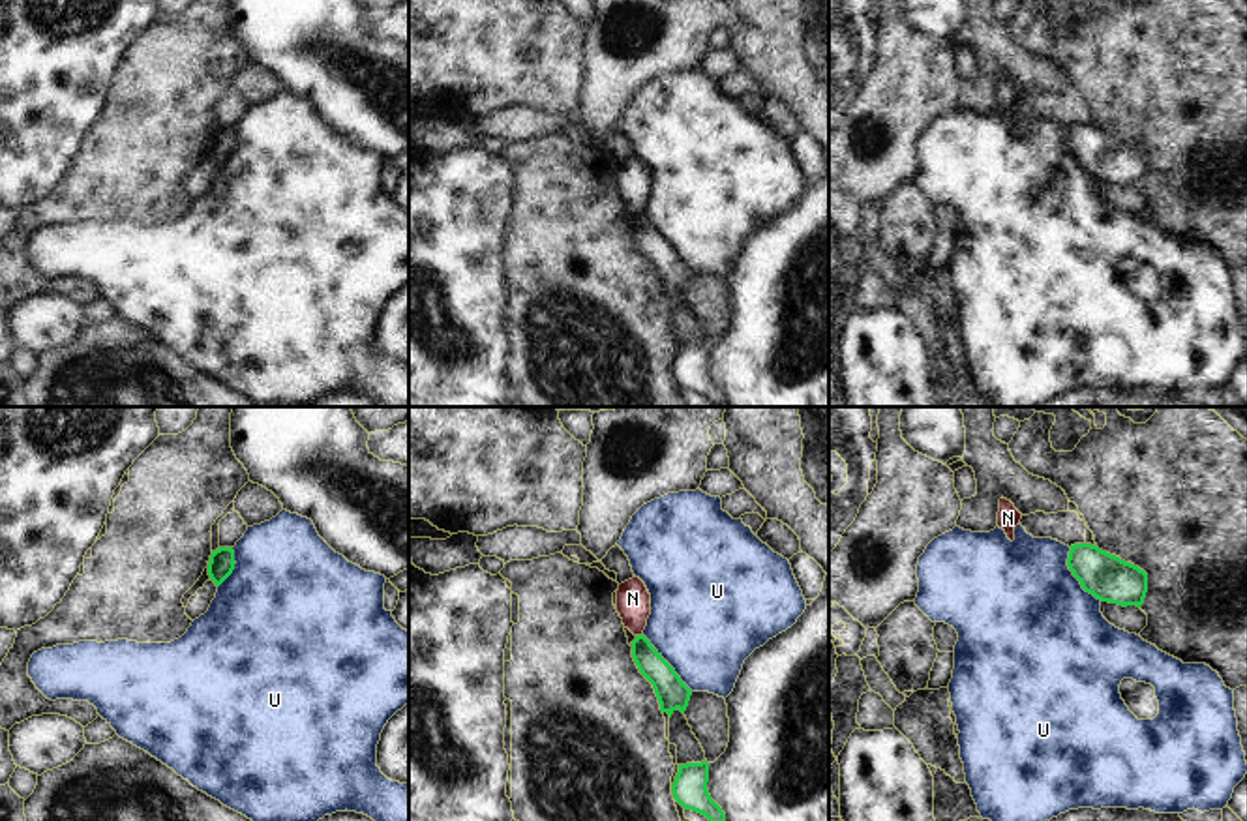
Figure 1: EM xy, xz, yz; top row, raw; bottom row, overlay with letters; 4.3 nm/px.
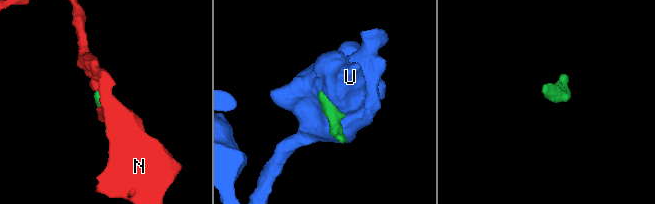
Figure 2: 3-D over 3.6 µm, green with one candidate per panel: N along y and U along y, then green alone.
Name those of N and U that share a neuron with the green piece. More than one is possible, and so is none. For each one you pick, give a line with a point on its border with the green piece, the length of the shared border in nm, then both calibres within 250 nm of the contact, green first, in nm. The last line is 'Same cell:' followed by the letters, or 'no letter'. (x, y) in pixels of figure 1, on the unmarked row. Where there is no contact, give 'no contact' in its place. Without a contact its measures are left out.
Same cell: no letter

